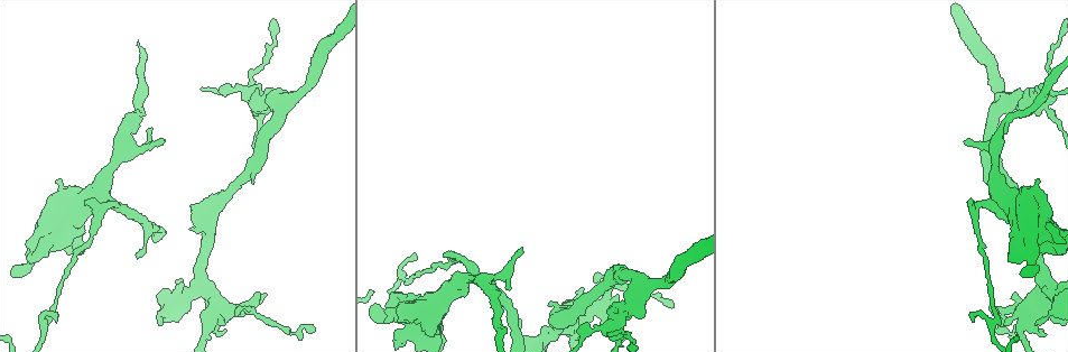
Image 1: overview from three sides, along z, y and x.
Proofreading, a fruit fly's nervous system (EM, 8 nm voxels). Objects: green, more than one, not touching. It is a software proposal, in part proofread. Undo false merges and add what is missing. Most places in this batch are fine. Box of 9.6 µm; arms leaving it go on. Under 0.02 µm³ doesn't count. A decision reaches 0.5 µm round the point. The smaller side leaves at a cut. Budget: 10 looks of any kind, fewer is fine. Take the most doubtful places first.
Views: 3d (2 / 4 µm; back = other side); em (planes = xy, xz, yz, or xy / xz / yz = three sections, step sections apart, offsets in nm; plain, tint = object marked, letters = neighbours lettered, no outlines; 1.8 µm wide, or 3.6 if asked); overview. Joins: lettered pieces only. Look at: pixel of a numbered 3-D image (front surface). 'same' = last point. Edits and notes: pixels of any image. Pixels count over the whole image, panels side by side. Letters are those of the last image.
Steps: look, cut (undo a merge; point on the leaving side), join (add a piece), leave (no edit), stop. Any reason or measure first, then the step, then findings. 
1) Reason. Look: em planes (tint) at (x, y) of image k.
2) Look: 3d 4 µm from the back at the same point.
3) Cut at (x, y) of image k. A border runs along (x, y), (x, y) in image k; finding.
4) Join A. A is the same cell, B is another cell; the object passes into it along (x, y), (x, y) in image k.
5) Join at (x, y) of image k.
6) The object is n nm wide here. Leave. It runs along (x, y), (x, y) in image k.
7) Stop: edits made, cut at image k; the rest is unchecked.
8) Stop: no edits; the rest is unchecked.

A narrow waist. Look: em xz step 8 (tint) at (616, 326) of image 1.

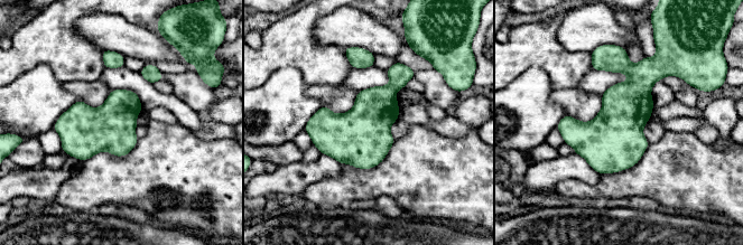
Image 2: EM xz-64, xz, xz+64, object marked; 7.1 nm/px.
Look: em planes (letters) at the same point.

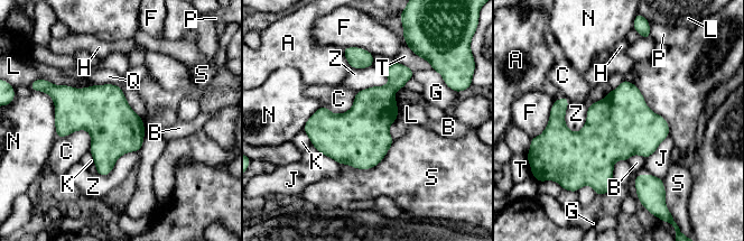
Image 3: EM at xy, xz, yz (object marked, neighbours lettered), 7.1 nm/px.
The longest contact is with S, 440 nm. Leave. A, B, C, F, G, H, J, K, L, N, P, Q, S, T and Z are other cells; a border runs along (94, 84), (117, 84), (141, 118) in image 3; all the same neuron.

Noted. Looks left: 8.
Three-way junction. Look: em planes (letters) at (554, 332) of image 1.

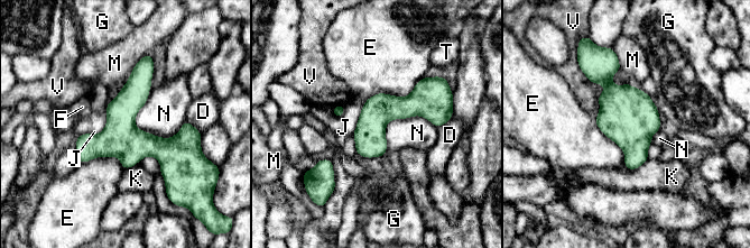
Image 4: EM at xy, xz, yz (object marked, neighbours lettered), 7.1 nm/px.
The object is 220 nm wide here; the longest contact is with E, 460 nm. Leave. D, E, F, G, J, K, M, N, T and V are other cells; continuous, no second neuron.

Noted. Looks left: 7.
Free end. Look: em yz step 16 (letters) at (1038, 182) of image 1.

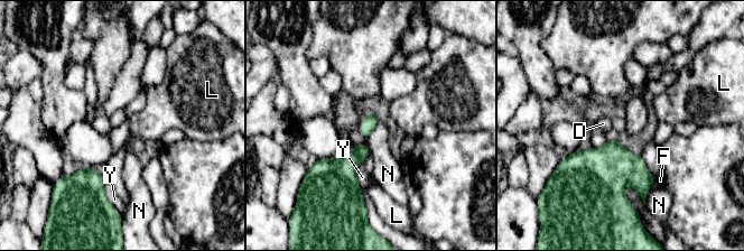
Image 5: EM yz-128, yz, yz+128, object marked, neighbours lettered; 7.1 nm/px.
Leave. D, F, L, N and Y are other cells; a border runs along (379, 120), (368, 138) in image 5; none of them fits.

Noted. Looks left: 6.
Free end. Look: em planes (letters) at (616, 299) of image 1.

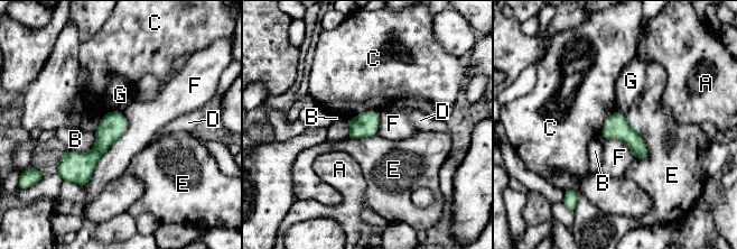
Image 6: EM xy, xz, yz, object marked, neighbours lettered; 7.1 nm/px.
Leave. A, B, C, D, E, F and G are other cells; a border runs along (624, 114), (646, 147), (645, 158) in image 6; no lettered piece goes on from it.

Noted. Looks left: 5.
Stop: no edits; the rest is unchecked.

